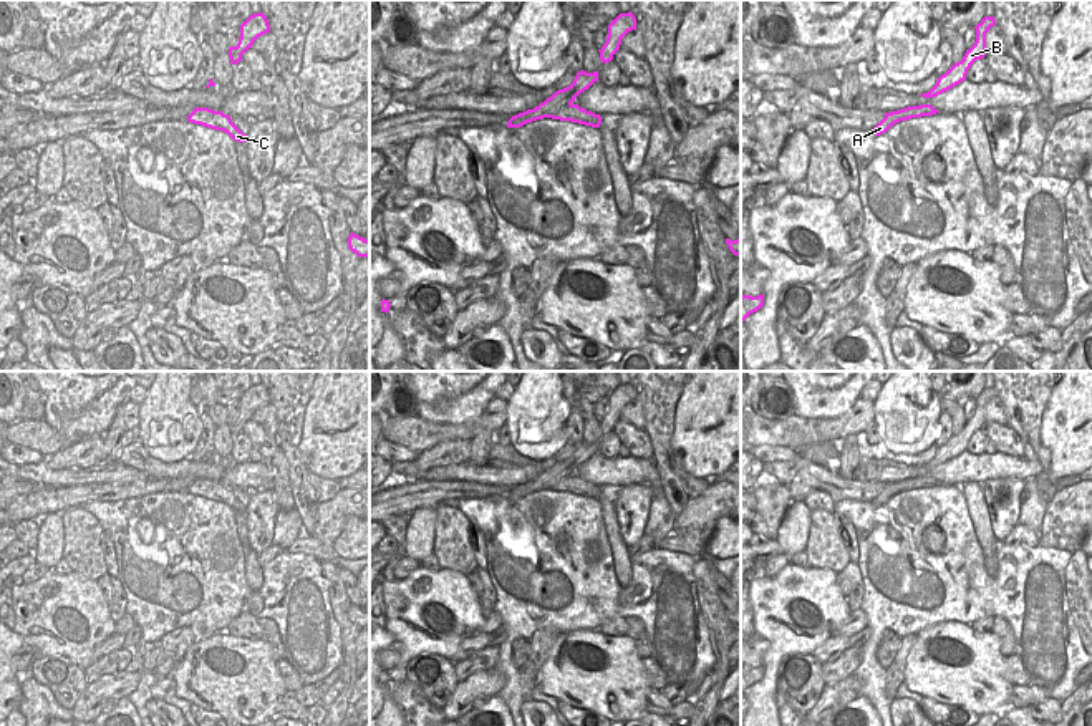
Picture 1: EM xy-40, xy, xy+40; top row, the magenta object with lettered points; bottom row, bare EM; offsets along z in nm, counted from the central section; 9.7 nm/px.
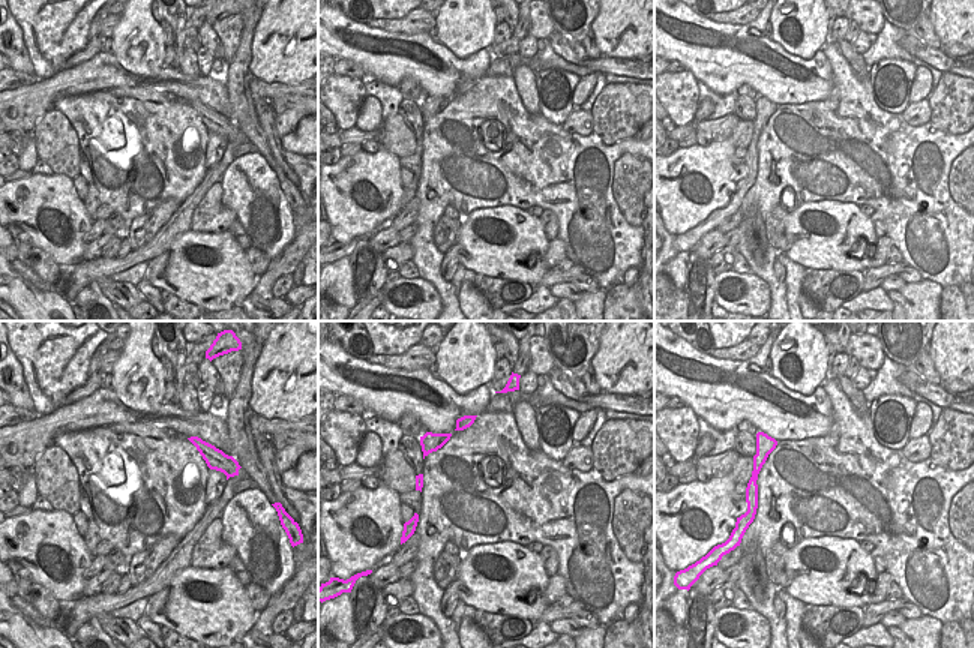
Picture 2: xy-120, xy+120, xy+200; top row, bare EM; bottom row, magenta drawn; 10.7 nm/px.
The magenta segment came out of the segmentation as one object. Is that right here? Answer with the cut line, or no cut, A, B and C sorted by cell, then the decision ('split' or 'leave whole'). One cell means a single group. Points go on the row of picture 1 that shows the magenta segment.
xy (570, 103), (549, 116) | A B / C | split

